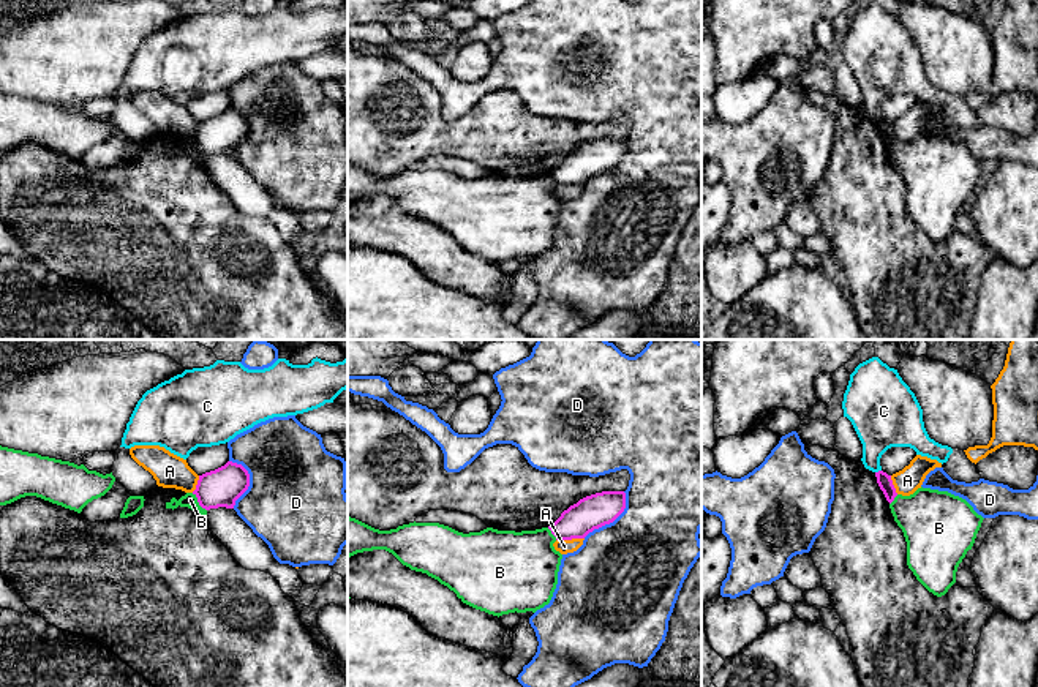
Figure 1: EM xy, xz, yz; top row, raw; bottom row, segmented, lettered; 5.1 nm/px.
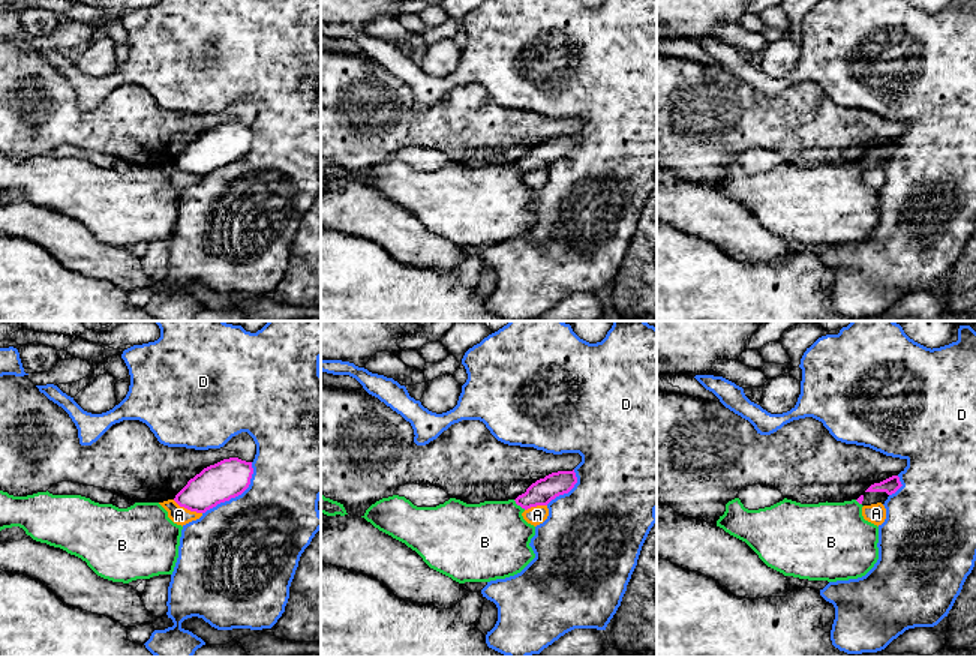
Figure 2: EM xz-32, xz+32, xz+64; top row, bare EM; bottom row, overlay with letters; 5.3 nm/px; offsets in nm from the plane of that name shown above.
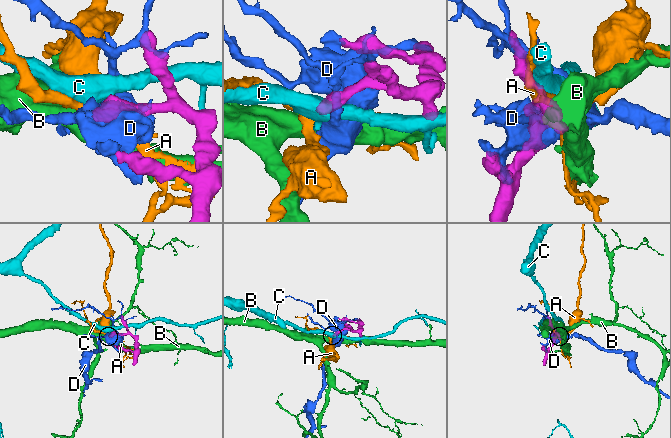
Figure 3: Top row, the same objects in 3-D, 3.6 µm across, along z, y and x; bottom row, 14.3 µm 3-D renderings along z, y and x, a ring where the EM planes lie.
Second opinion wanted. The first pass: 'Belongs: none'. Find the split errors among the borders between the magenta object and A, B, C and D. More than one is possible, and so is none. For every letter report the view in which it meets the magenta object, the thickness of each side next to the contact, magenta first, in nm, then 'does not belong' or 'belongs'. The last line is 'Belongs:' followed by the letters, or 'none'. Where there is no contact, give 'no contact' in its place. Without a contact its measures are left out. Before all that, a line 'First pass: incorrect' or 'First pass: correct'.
First pass: correct
A: meets magenta in xz; 170 nm thick on the magenta side, 70 nm on the other; does not belong
B: meets magenta in xy; 190 nm thick on the magenta side, 70 nm on the other; does not belong
C: meets magenta in yz; 70 nm thick on the magenta side, 280 nm on the other; does not belong
D: meets magenta in xz; 170 nm thick on the magenta side, 500 nm on the other; does not belong
Belongs: none

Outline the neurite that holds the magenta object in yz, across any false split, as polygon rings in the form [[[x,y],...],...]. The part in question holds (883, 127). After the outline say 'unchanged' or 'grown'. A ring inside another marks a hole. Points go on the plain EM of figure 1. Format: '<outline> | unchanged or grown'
[[[883,117],[875,118],[877,130],[880,136],[883,137],[886,147],[891,150],[894,144],[897,142],[896,134],[893,131],[891,122],[888,122]]] | unchanged

